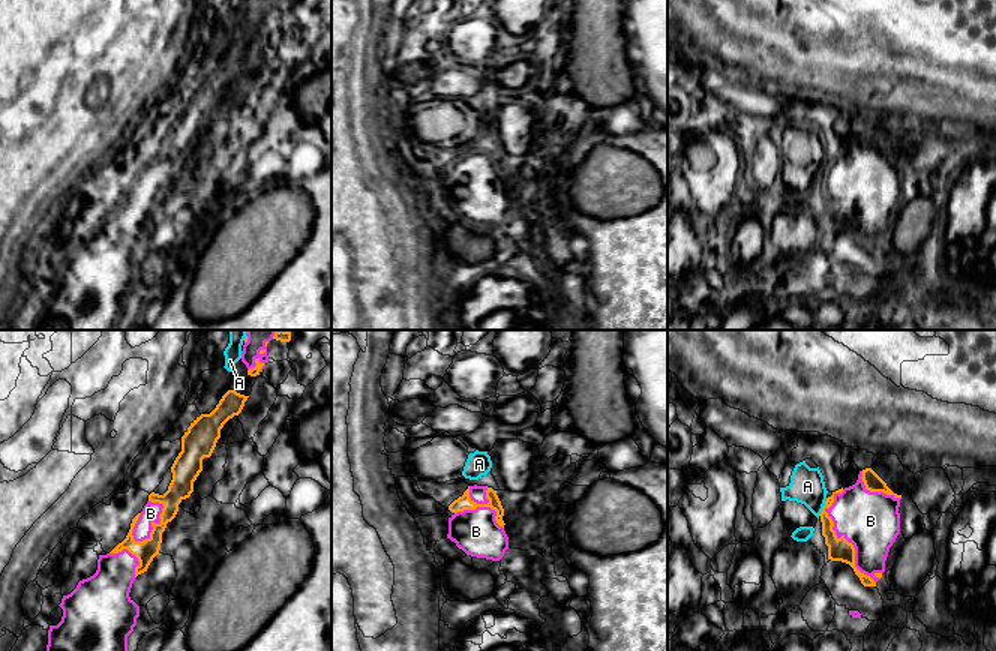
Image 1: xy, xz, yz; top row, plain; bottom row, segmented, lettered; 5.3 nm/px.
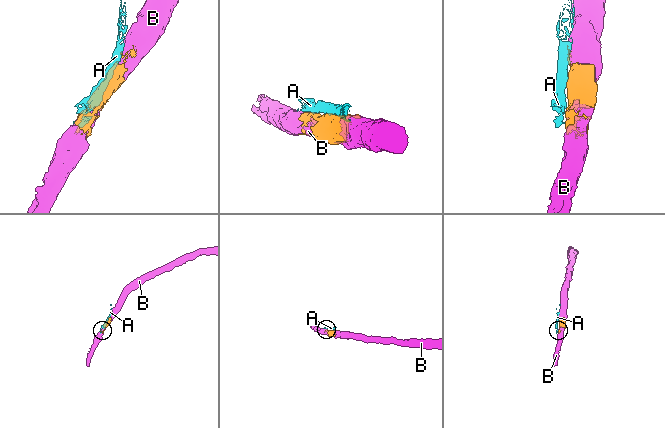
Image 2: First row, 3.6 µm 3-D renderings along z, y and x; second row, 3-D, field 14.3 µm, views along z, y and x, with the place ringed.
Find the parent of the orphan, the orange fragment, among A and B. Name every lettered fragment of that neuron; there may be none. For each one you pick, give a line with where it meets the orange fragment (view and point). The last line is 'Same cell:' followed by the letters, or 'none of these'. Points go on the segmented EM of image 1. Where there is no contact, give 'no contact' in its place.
B: meets orange in yz at (843, 536)
Same cell: B

